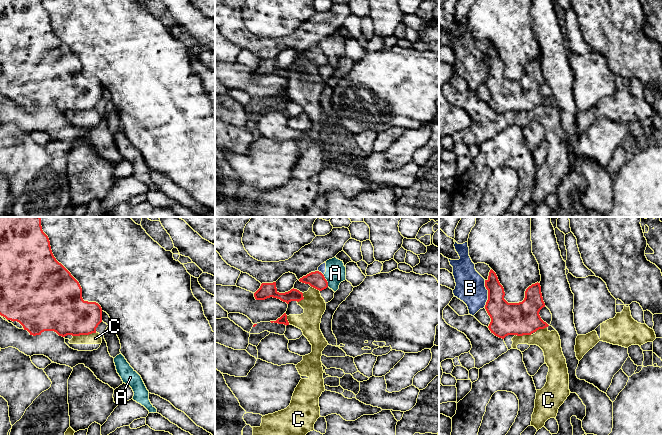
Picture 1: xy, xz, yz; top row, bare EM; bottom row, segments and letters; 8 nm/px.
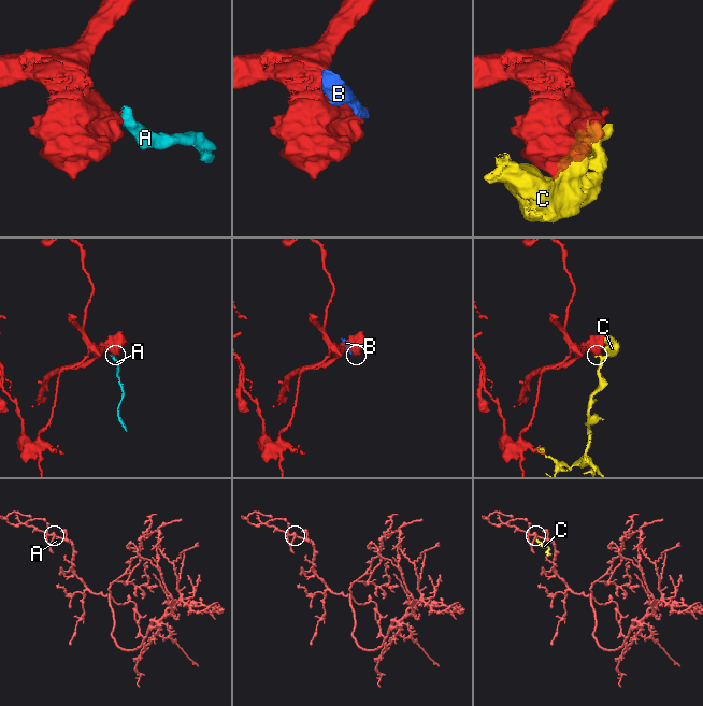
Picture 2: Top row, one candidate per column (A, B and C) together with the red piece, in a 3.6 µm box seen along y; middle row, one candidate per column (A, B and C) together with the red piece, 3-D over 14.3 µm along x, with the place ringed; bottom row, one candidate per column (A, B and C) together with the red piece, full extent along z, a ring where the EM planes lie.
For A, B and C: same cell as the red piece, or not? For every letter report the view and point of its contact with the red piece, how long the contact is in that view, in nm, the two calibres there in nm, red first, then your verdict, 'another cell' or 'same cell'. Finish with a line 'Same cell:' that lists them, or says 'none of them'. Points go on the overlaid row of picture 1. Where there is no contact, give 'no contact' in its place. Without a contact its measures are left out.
A: xz (326, 281) | 100 nm | 130/160 nm | another cell
B: yz (488, 294) | 220 nm | 260/240 nm | another cell
C: xy (84, 334) | 190 nm | 360/100 nm | another cell
Same cell: none of them

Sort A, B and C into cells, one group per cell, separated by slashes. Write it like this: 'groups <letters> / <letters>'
groups A B / C

